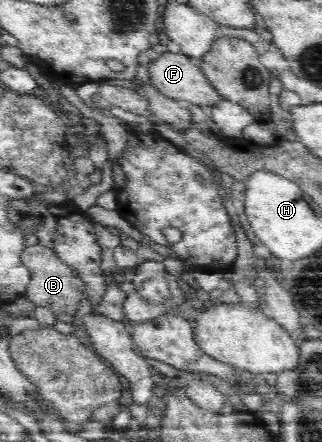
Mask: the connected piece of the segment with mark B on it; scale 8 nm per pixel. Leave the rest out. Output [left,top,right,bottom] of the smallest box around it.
[21,243,84,316]

